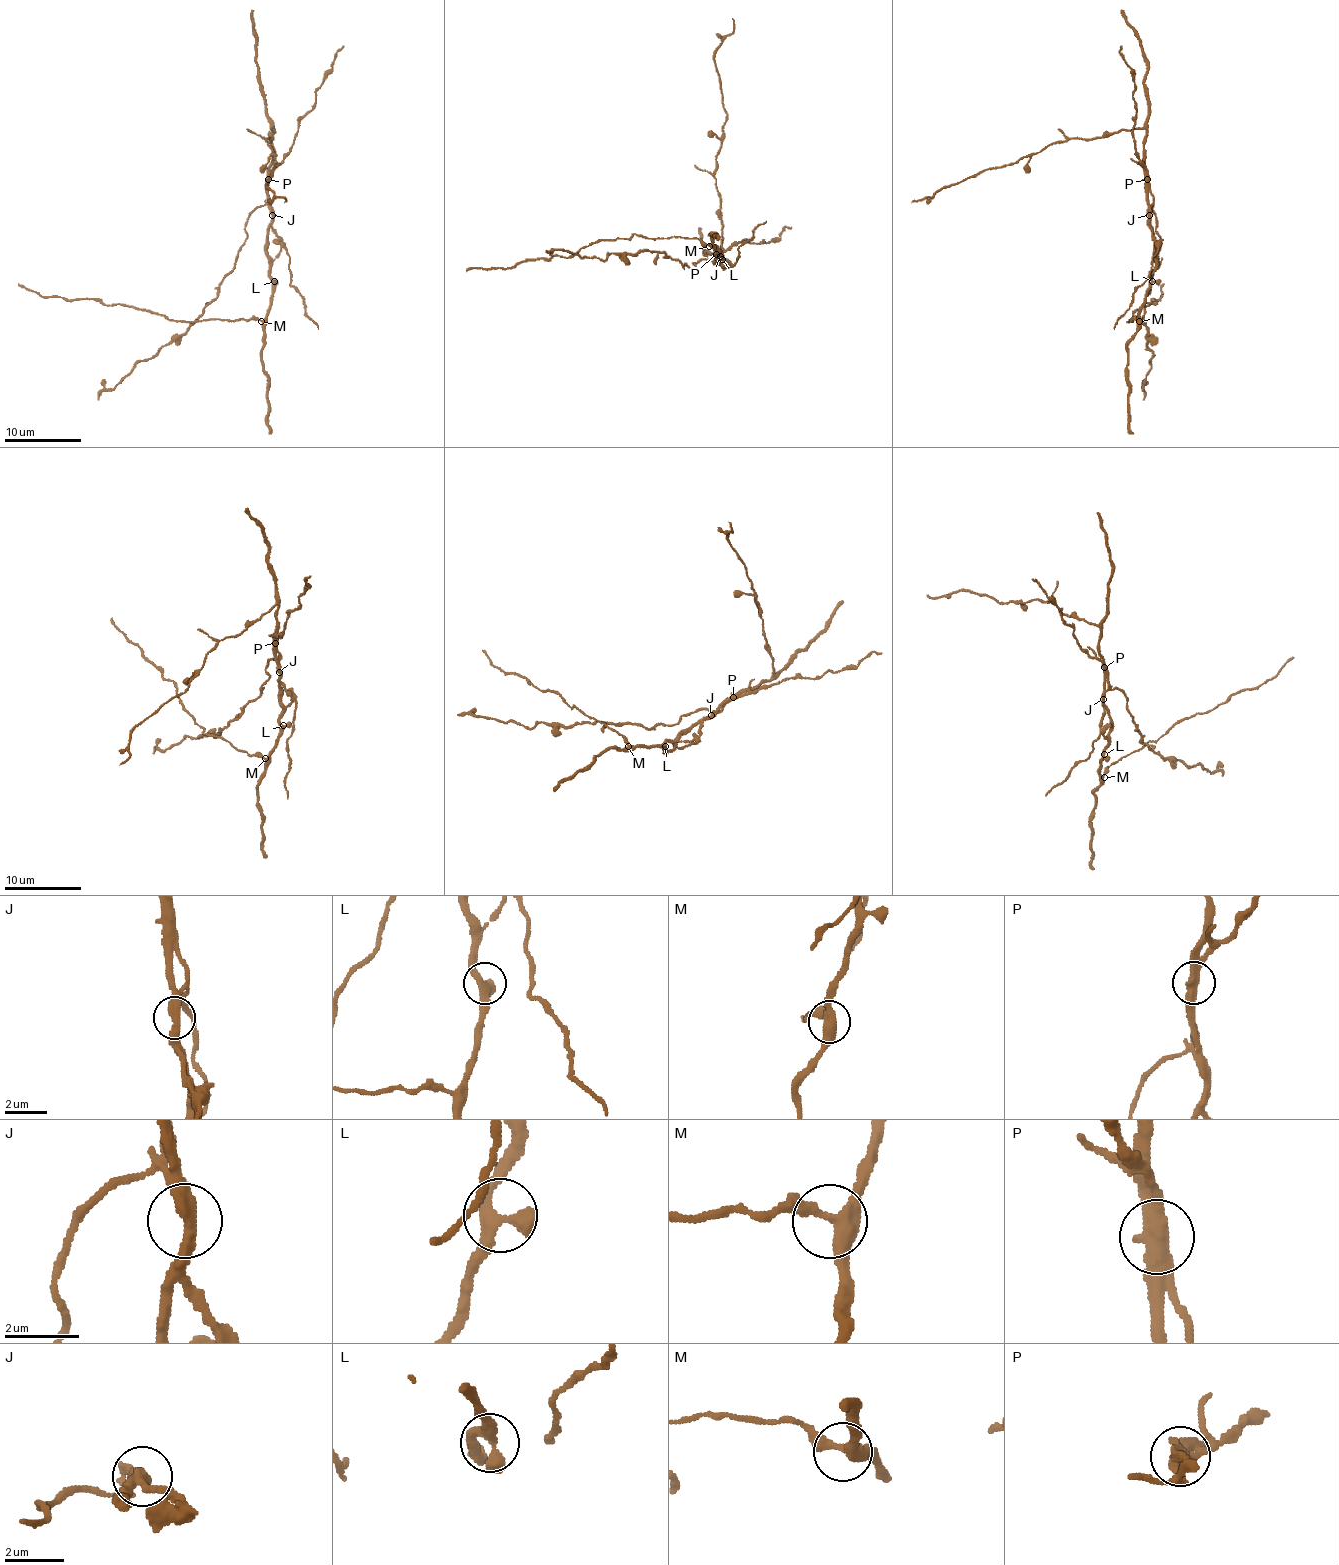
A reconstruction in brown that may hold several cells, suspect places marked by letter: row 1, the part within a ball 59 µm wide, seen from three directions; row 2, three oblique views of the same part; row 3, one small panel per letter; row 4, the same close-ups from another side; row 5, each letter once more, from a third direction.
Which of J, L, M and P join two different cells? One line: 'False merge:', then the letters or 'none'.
False merge: J, P

